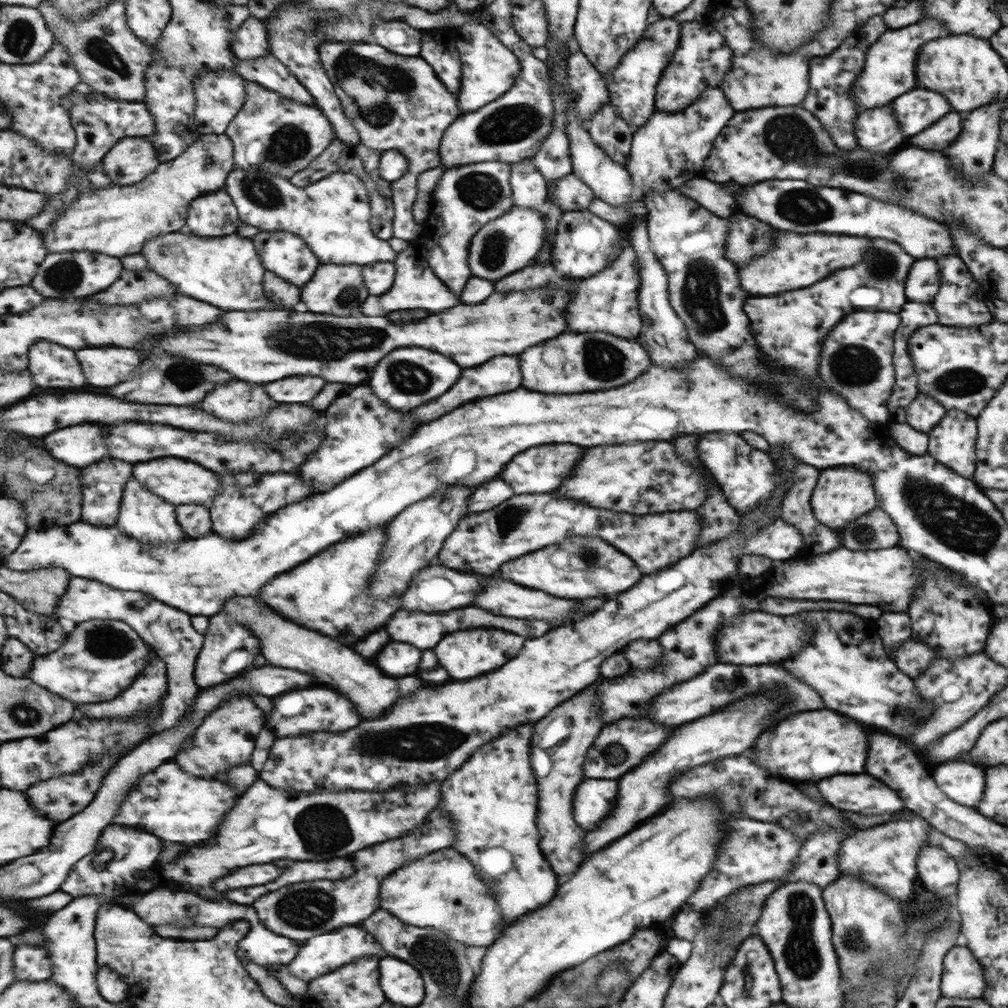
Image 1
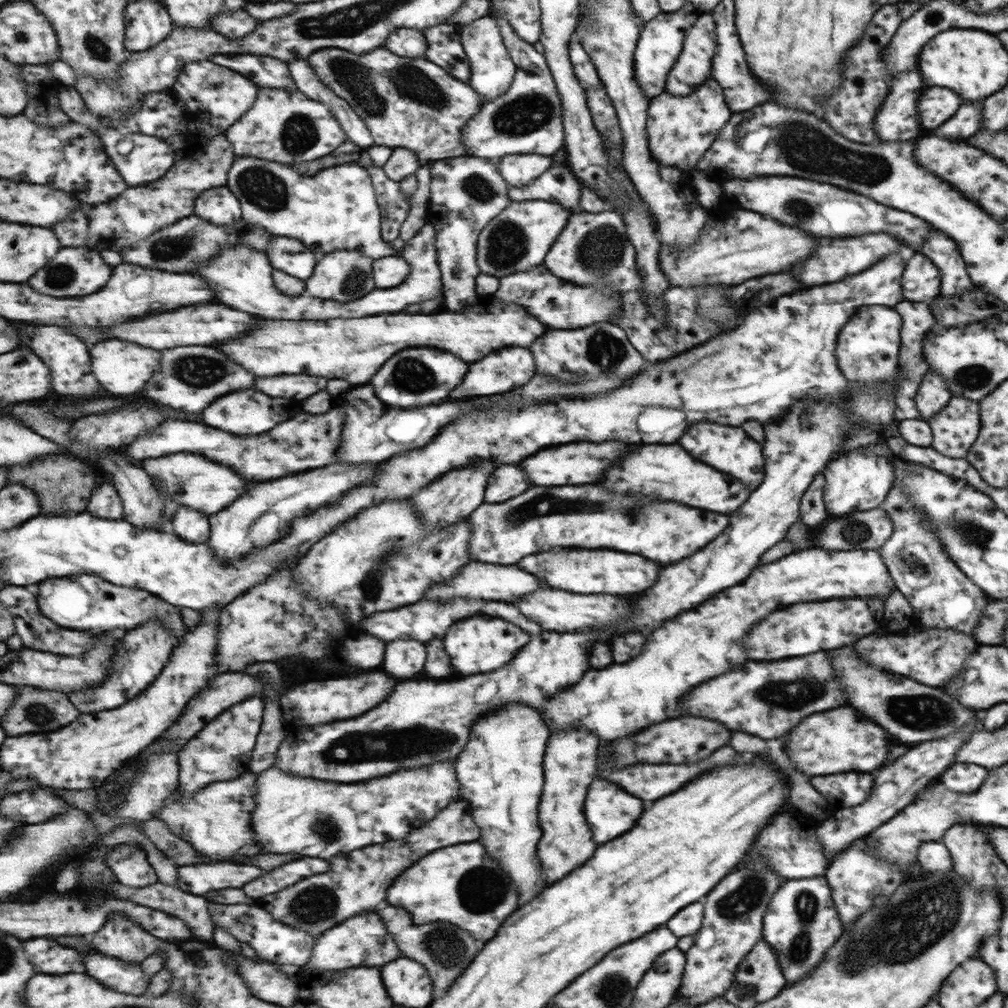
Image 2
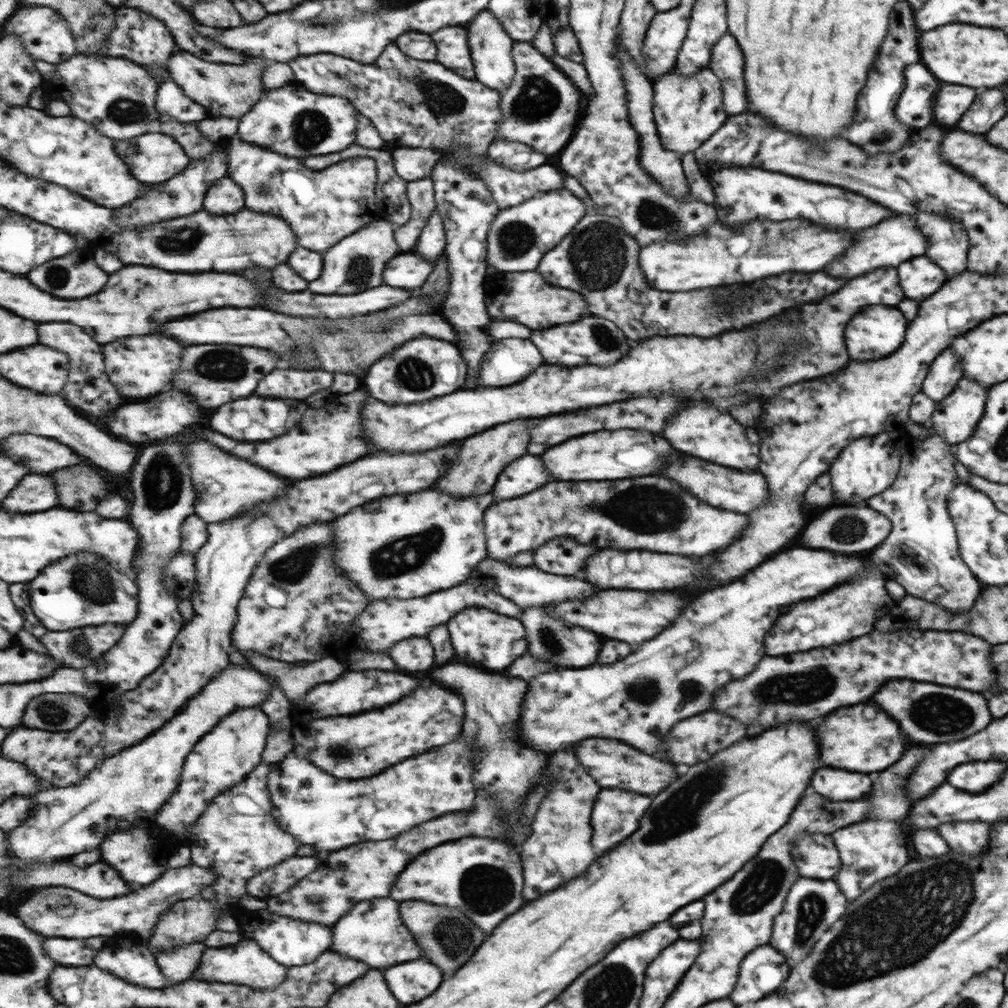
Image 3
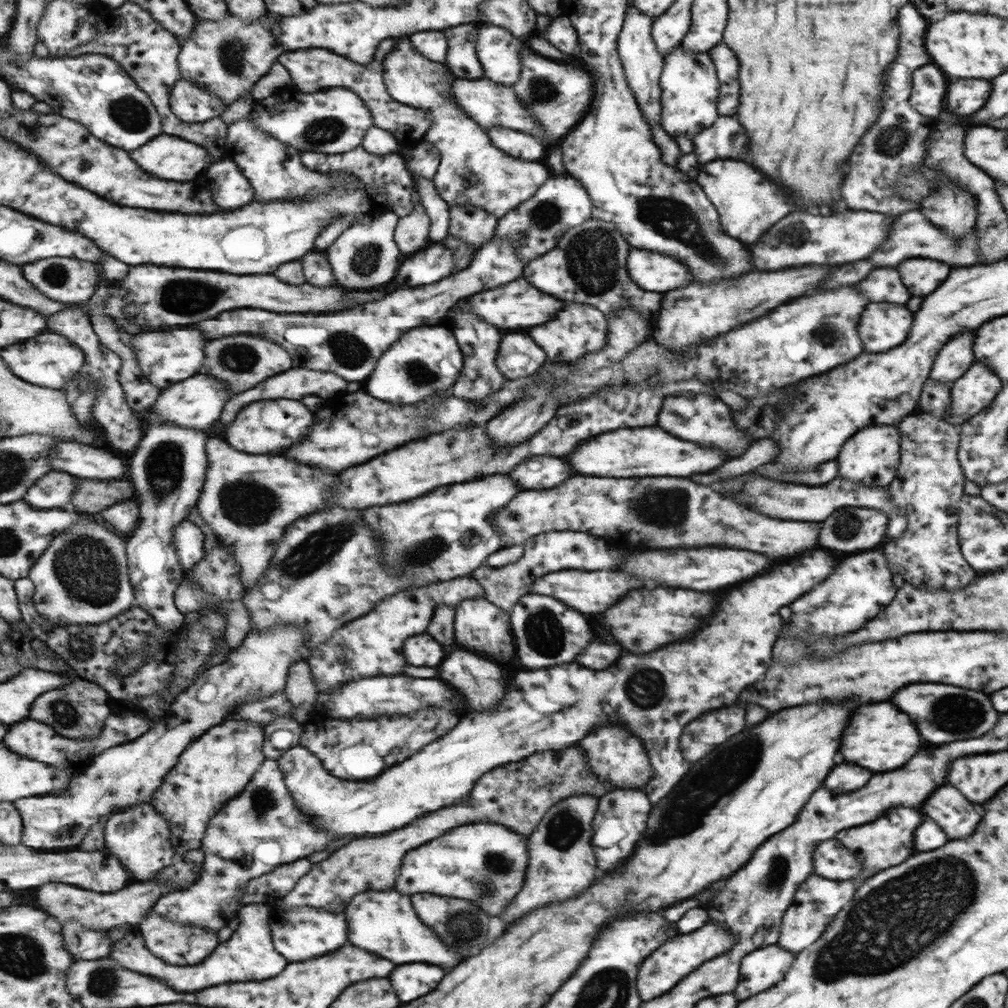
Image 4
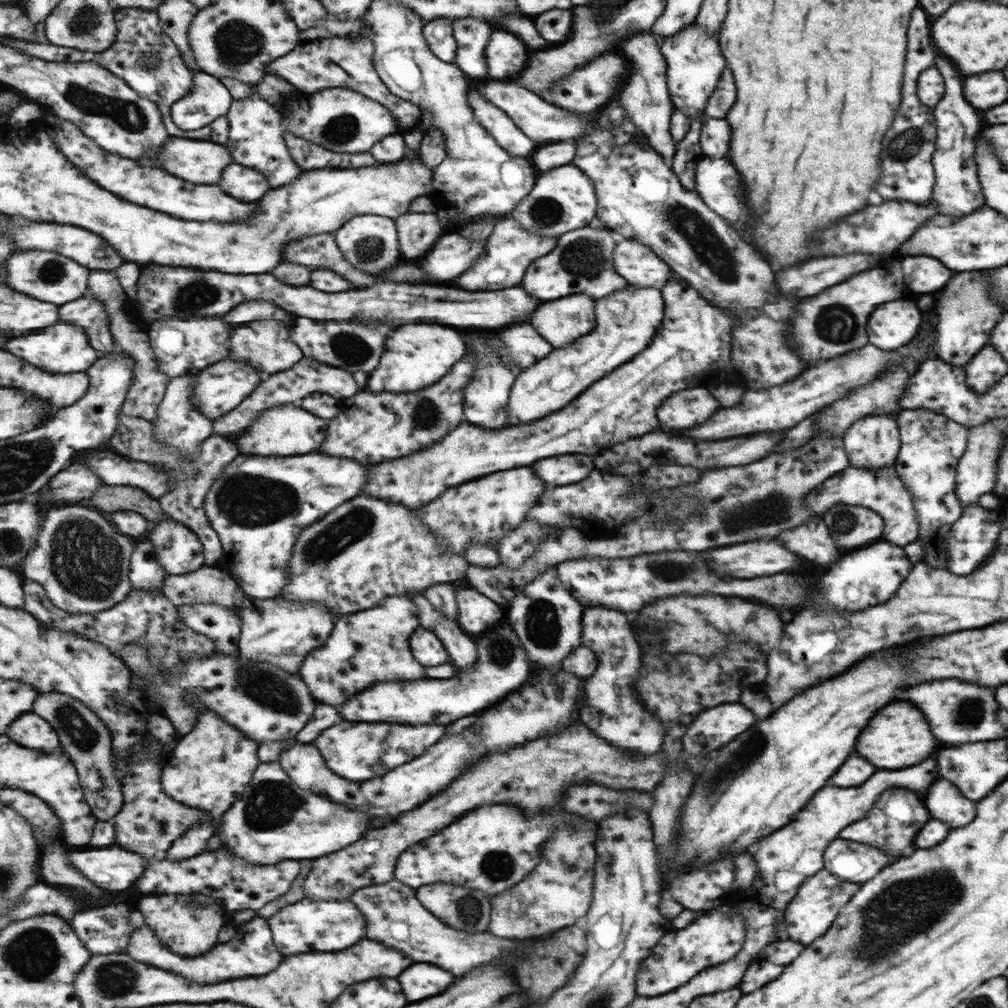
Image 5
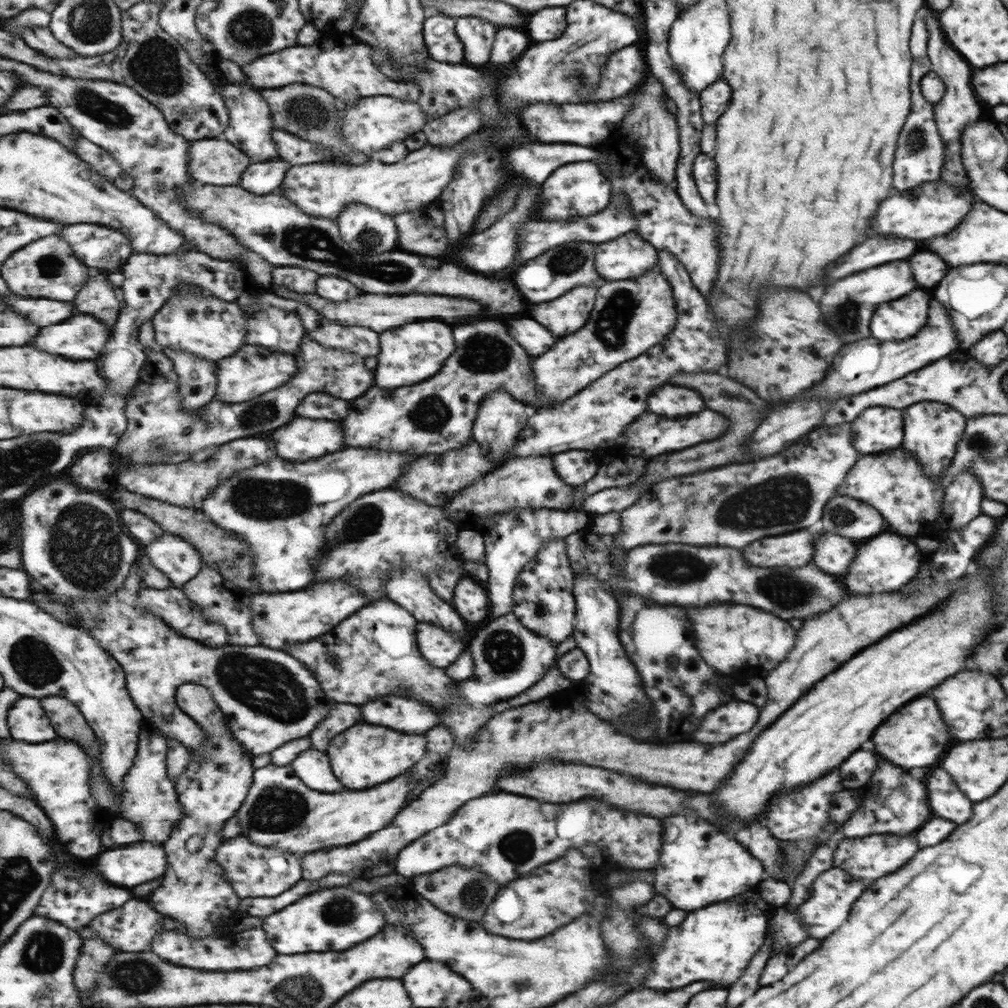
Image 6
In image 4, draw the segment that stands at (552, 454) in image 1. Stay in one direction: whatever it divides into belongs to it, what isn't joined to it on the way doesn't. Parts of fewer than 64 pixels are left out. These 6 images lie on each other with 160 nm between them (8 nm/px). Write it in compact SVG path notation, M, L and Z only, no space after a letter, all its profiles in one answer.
M623 428L621 432L605 432L605 436L599 436L599 440L593 436L585 448L577 448L577 452L571 452L569 456L563 456L565 460L573 460L573 468L577 468L577 474L585 476L611 476L620 478L642 477L669 477L691 476L691 474L703 474L719 464L727 461L723 451L713 448L701 448L693 442L683 442L661 428Z

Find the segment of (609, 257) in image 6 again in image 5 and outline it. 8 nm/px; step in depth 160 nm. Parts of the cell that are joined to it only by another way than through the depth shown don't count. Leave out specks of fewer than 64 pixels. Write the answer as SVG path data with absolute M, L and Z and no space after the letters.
M617 238L612 254L617 272L637 288L661 288L669 278L669 265L658 257L650 247L633 239Z

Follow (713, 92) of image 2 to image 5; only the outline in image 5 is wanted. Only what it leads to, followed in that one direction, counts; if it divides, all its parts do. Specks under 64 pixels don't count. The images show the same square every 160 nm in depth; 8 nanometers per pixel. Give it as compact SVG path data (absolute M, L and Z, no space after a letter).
M693 22L675 35L661 39L659 47L667 62L668 88L674 110L682 112L688 119L705 115L708 99L727 66L719 50L716 32L708 32L708 29Z

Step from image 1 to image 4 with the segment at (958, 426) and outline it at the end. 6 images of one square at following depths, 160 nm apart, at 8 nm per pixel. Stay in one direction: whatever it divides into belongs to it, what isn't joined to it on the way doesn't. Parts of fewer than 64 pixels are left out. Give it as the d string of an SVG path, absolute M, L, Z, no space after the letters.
M973 362L955 382L950 383L951 407L941 417L949 425L963 426L988 406L1004 382L982 362Z

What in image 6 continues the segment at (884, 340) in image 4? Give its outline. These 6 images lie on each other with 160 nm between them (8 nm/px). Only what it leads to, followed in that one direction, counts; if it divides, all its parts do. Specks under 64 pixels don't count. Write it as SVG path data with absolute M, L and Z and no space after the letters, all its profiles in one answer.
M923 290L911 292L889 304L881 304L873 312L871 336L877 340L907 340L925 324L927 320L929 294Z

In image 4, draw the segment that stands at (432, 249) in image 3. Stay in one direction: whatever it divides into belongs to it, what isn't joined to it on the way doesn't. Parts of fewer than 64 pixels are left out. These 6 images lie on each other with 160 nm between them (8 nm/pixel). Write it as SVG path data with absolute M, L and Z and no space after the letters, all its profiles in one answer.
M412 172L416 182L417 190L421 195L421 206L425 209L429 218L428 242L440 243L448 234L450 216L449 205L437 194L437 189L432 180L421 178Z

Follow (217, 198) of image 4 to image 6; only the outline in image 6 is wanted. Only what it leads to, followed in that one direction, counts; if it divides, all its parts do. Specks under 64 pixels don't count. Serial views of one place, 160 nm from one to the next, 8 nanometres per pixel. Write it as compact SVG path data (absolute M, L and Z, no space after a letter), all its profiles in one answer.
M281 156L267 162L253 162L243 174L239 186L259 196L277 192L292 164Z

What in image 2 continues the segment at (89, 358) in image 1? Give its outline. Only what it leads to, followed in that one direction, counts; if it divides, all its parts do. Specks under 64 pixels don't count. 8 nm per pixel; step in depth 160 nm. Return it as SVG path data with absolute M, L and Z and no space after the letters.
M107 340L93 348L93 372L97 372L97 380L101 380L101 384L105 382L105 390L113 394L143 392L145 382L159 370L159 366L161 366L161 352L153 348L141 348L131 342Z

